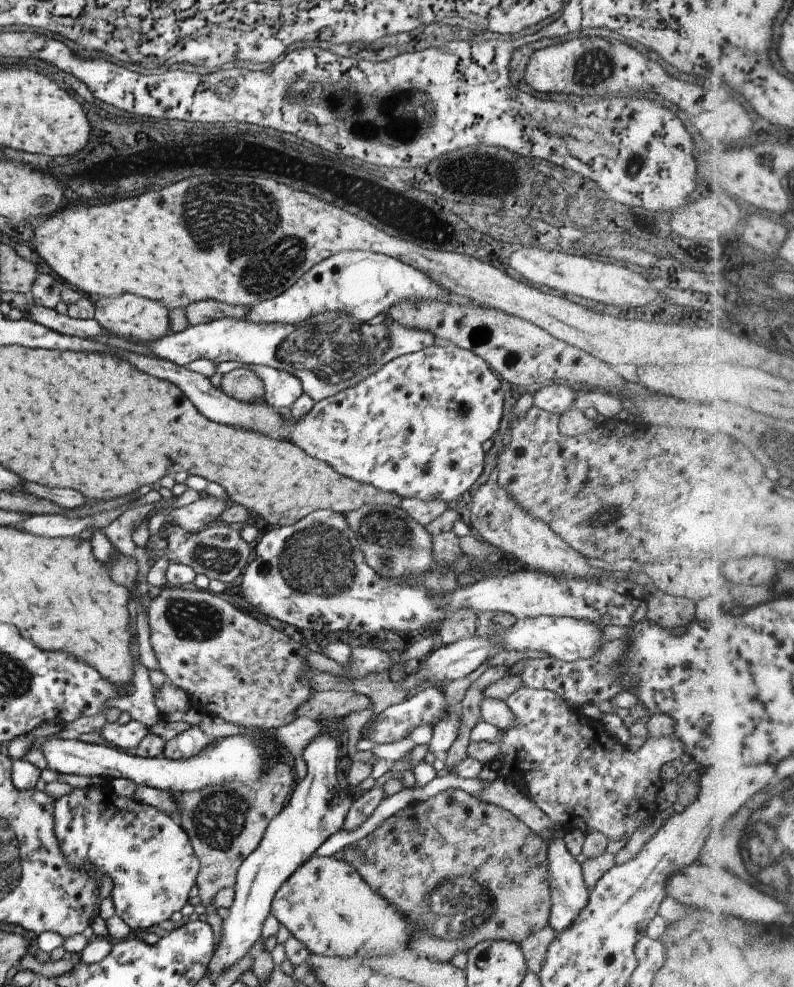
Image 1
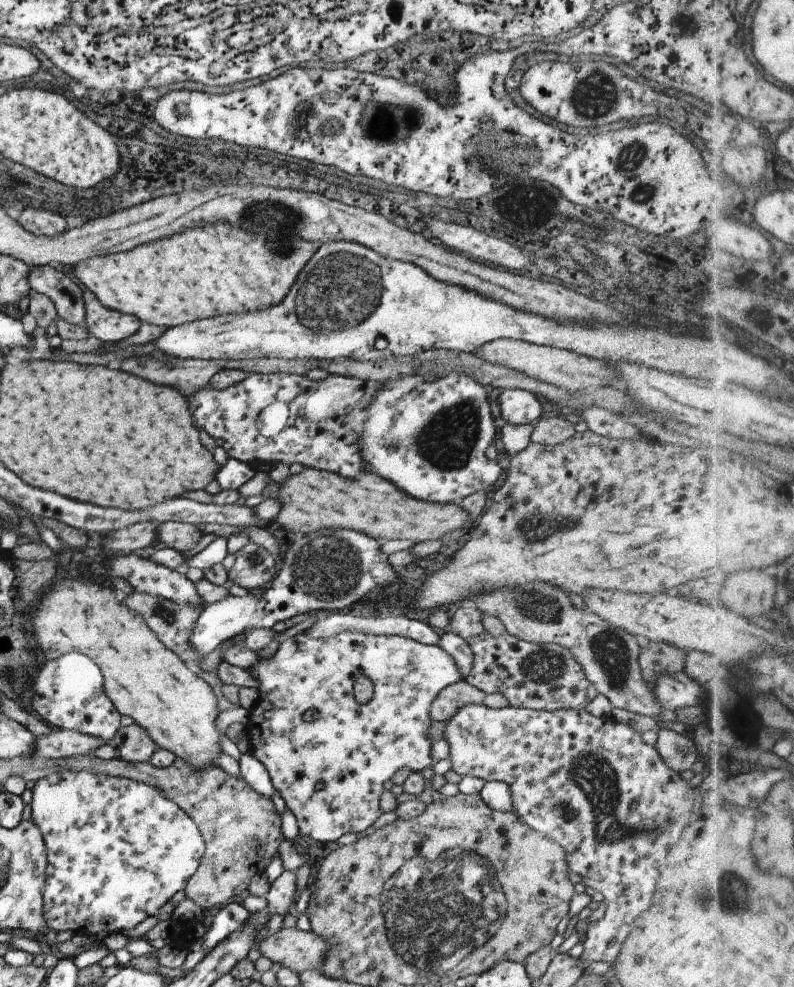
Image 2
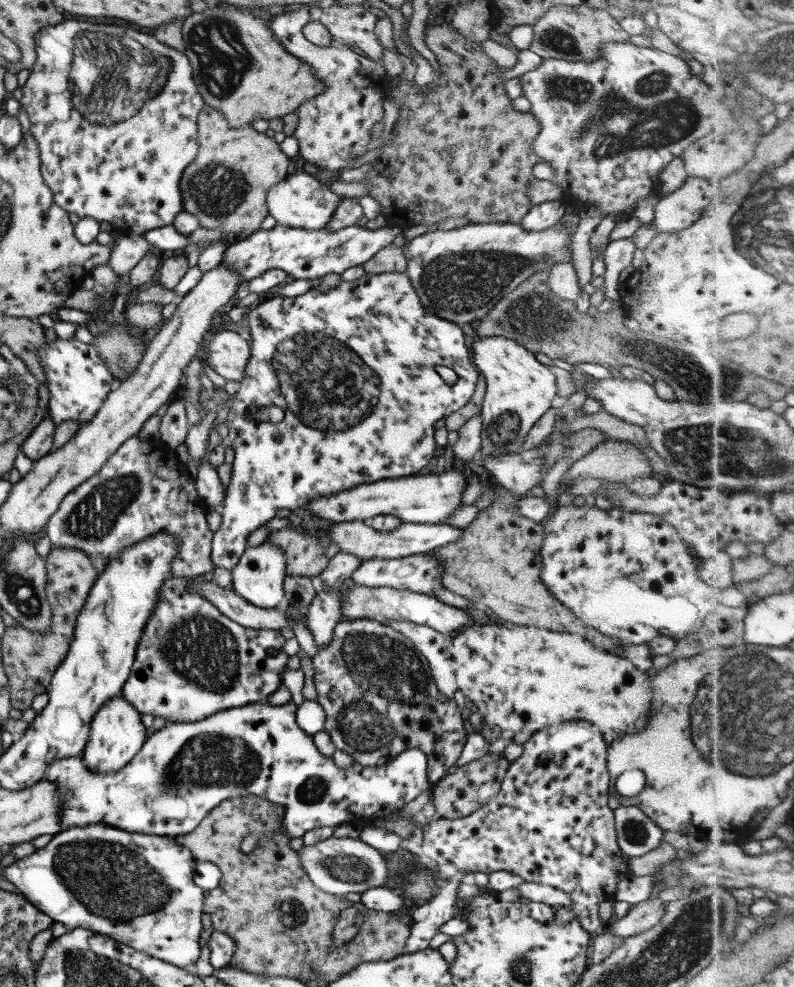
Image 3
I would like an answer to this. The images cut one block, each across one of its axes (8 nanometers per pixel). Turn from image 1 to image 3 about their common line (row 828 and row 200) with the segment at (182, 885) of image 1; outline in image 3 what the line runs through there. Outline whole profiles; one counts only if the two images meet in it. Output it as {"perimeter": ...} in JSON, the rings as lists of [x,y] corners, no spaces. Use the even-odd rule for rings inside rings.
{"perimeter":[[[65,20],[61,22],[61,24],[55,24],[53,26],[47,26],[41,30],[34,36],[35,38],[35,47],[36,47],[36,60],[35,64],[29,69],[29,75],[22,86],[22,95],[21,99],[18,100],[20,102],[20,107],[26,113],[30,126],[31,136],[35,139],[35,142],[38,146],[39,151],[39,160],[40,160],[40,173],[44,183],[49,187],[49,190],[52,194],[53,202],[66,210],[68,213],[73,212],[73,214],[77,214],[79,218],[83,218],[84,216],[89,216],[89,218],[93,218],[98,223],[100,222],[108,222],[110,226],[118,230],[120,233],[124,234],[133,234],[139,235],[141,232],[147,232],[148,230],[153,230],[153,228],[159,228],[161,226],[171,225],[174,221],[175,216],[178,215],[178,212],[183,210],[182,208],[182,196],[180,195],[179,190],[179,181],[181,173],[183,169],[195,158],[195,155],[198,151],[198,140],[197,140],[197,115],[199,115],[199,110],[205,105],[203,102],[203,98],[201,98],[201,94],[196,89],[194,79],[192,78],[192,68],[189,65],[188,59],[185,57],[185,54],[181,54],[181,52],[177,52],[177,50],[173,50],[173,48],[169,48],[169,46],[163,46],[161,42],[157,42],[156,38],[153,35],[149,35],[142,30],[137,30],[131,28],[117,27],[112,25],[105,24],[88,24],[87,22],[79,22],[73,20]]]}

